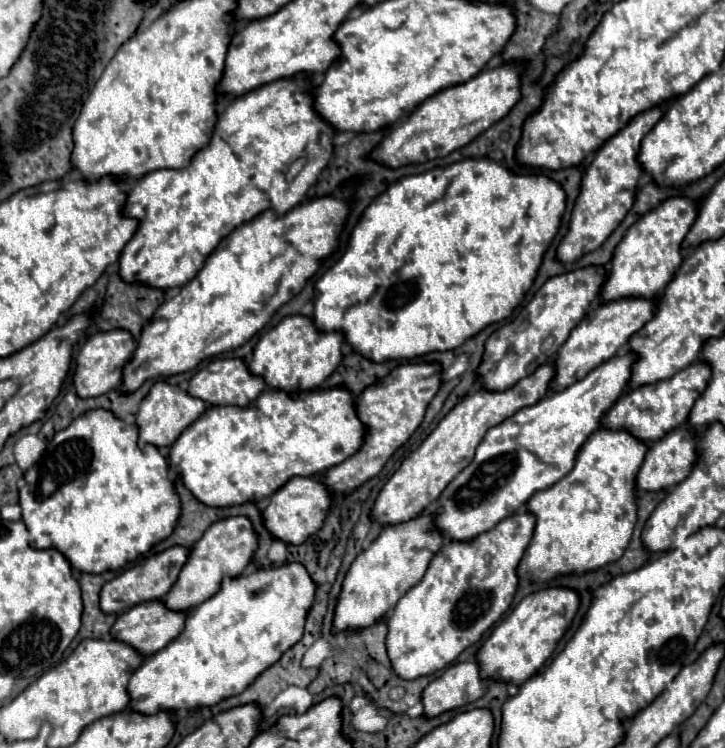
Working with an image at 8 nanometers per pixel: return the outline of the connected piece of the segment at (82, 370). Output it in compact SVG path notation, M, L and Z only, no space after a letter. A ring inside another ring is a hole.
M112 329L112 331L102 331L92 337L88 337L80 353L76 357L76 373L74 373L74 387L80 397L100 397L104 393L110 393L116 389L122 381L124 367L132 361L136 351L136 341L130 331L126 329Z

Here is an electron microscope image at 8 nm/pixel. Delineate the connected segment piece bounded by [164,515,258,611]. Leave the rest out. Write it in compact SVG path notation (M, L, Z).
M236 515L236 517L228 517L212 523L204 533L204 537L196 541L196 545L192 547L190 559L180 571L176 585L164 597L164 603L168 605L168 609L176 609L176 611L188 611L200 605L220 589L220 583L224 577L234 577L248 571L248 565L256 549L258 549L258 535L248 517Z

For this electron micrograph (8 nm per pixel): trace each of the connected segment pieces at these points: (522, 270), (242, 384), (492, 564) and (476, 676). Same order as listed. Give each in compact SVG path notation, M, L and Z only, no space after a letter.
M488 157L408 175L368 205L344 255L316 281L314 323L320 331L342 331L358 353L378 363L456 349L486 325L510 317L520 305L564 211L566 193L558 181L546 175L516 175Z
M212 359L206 367L202 367L190 381L188 393L200 397L210 405L250 405L256 397L266 389L266 381L260 375L250 373L244 359Z
M520 509L514 515L502 519L494 529L480 533L468 541L446 539L442 549L430 561L430 567L422 581L414 585L392 609L388 617L388 657L394 671L402 679L416 679L422 675L436 673L448 667L464 649L480 641L480 637L508 611L514 593L518 589L518 565L524 557L524 551L534 535L536 515L528 509Z
M476 661L456 663L424 689L424 715L436 717L444 711L472 703L484 693L486 679L480 677L480 665Z

